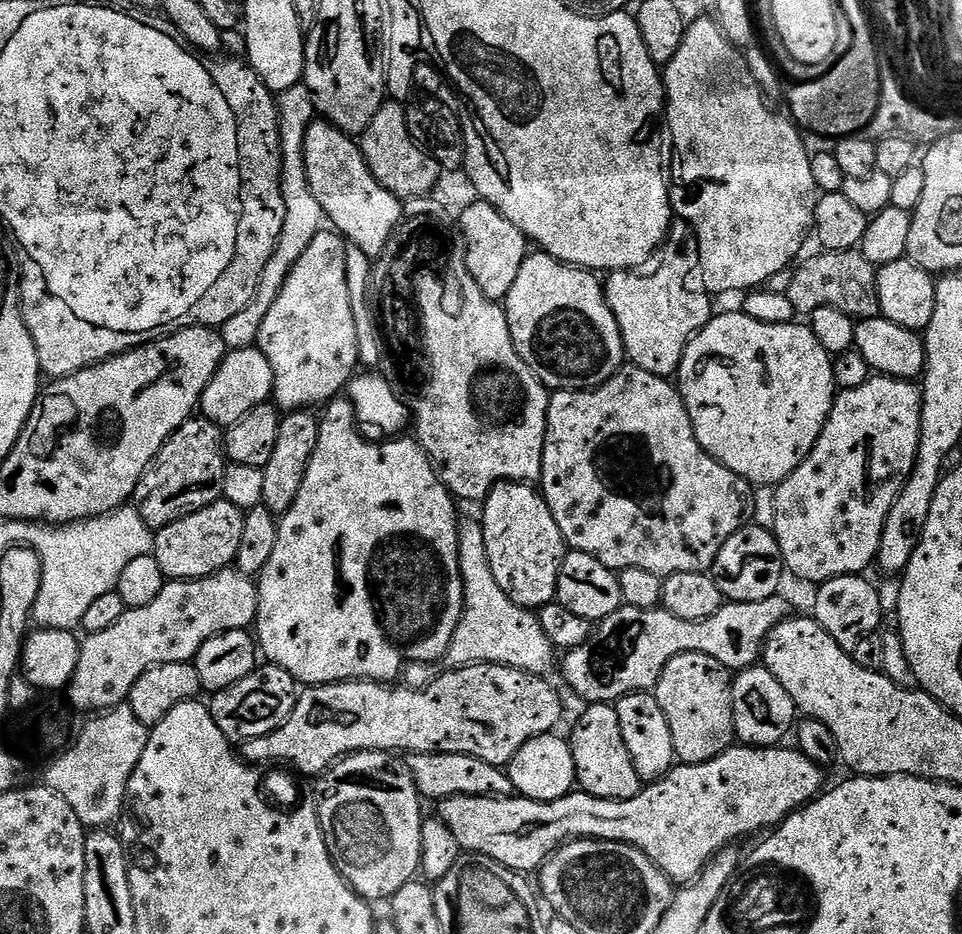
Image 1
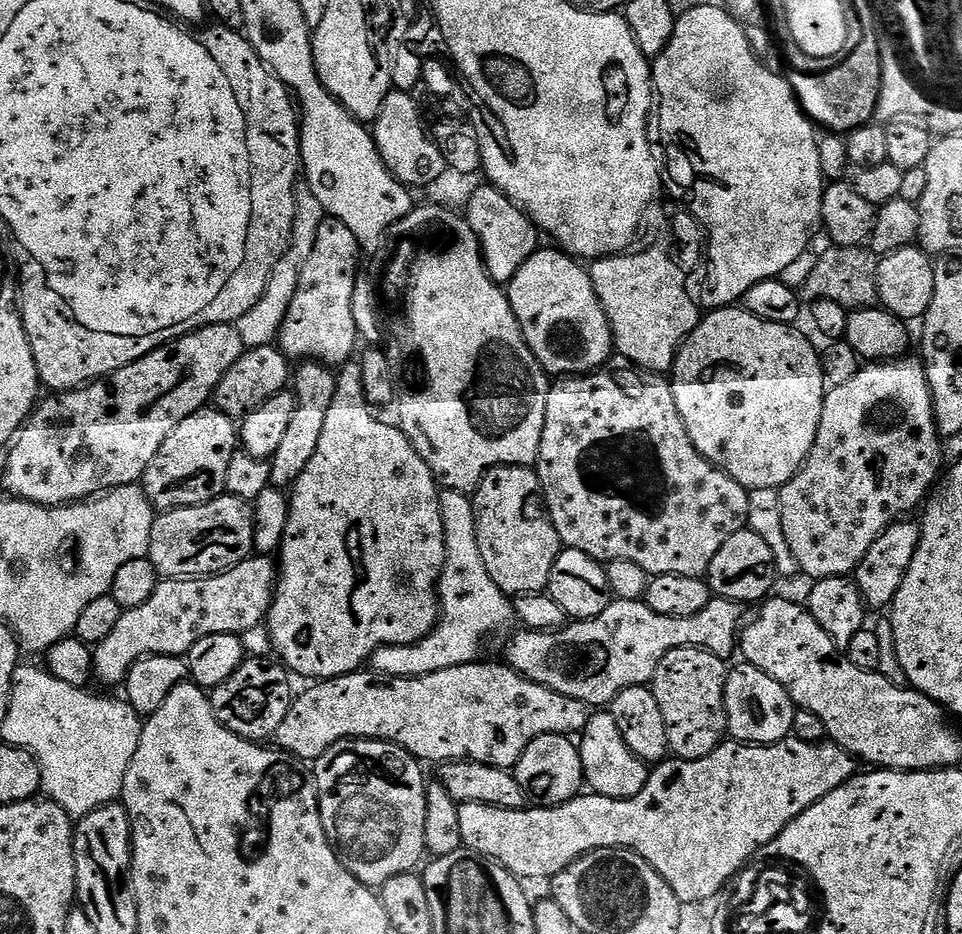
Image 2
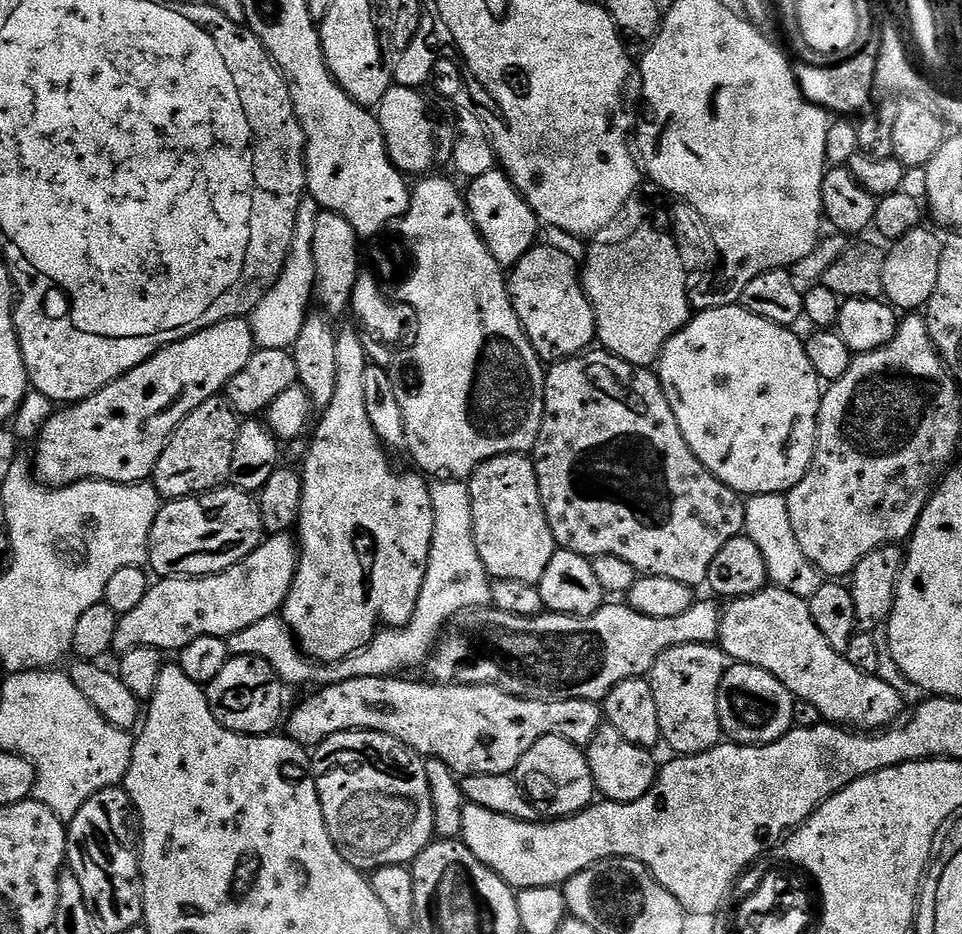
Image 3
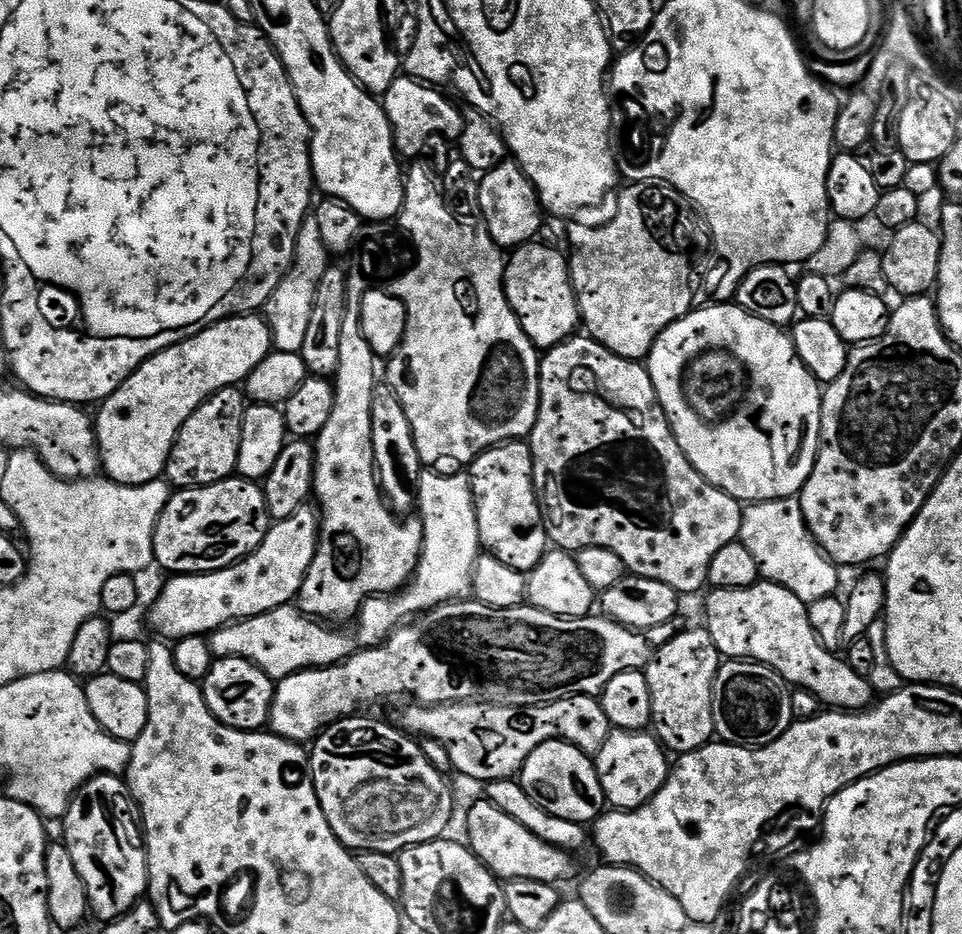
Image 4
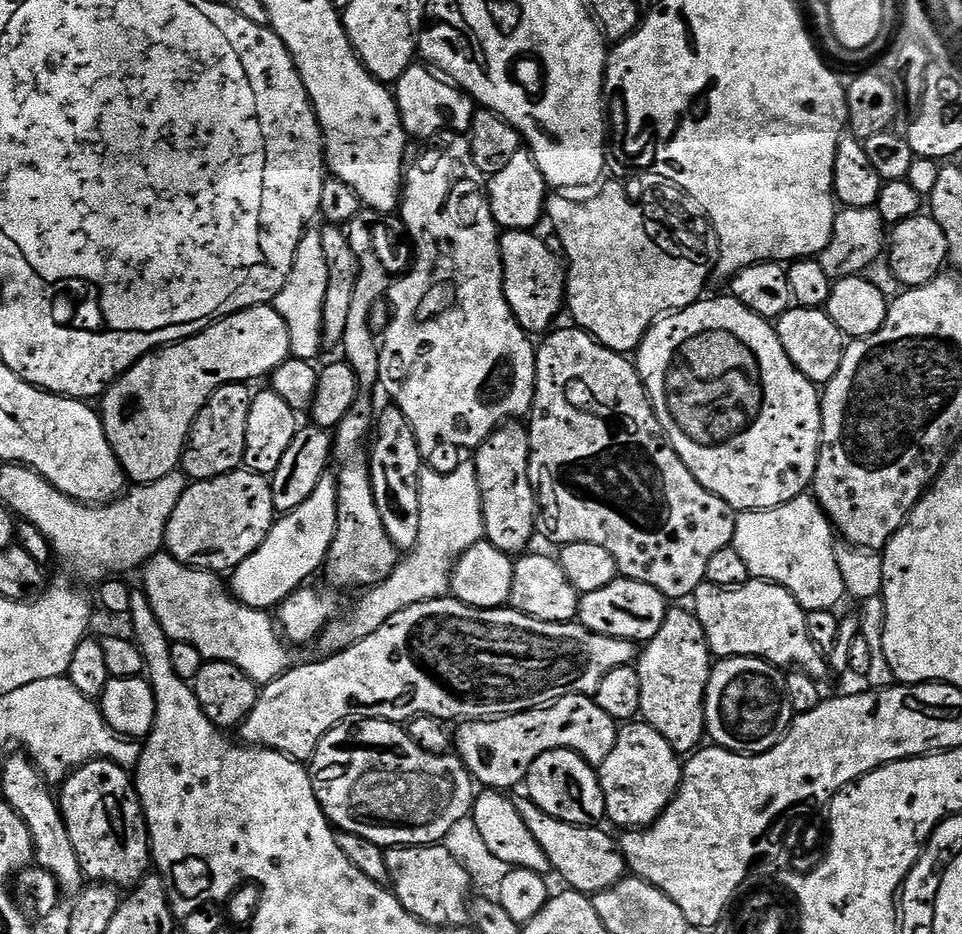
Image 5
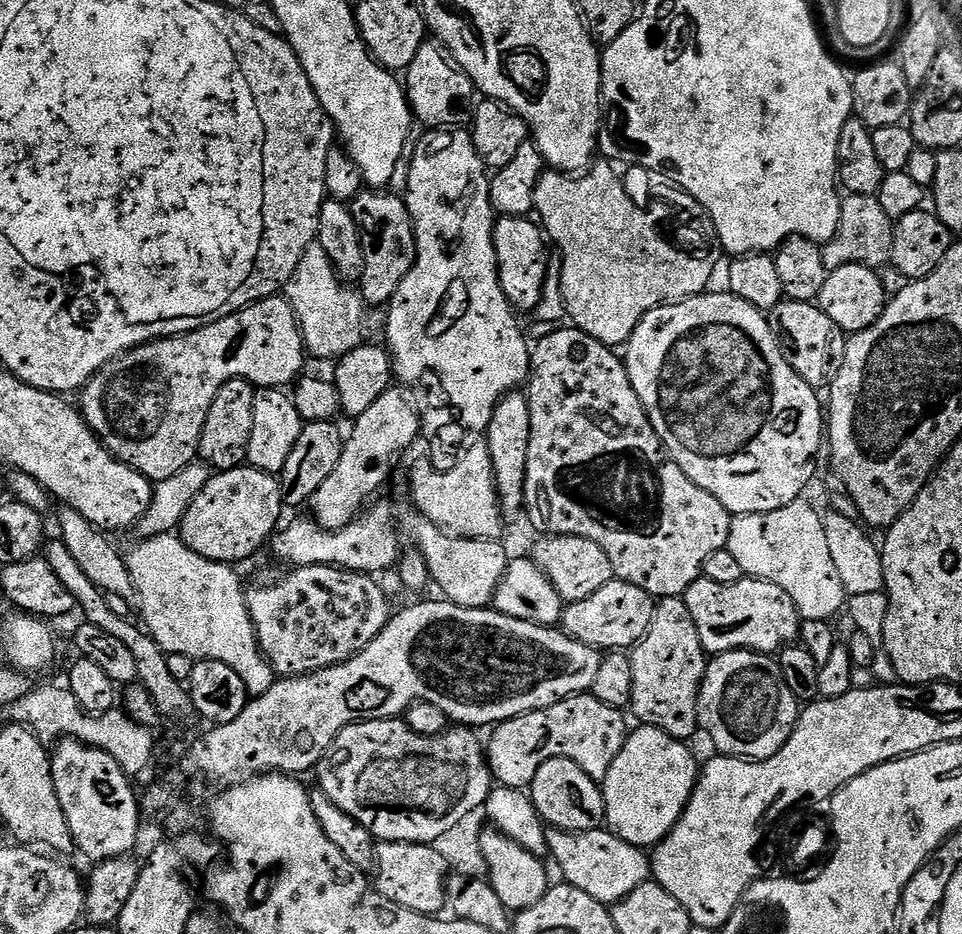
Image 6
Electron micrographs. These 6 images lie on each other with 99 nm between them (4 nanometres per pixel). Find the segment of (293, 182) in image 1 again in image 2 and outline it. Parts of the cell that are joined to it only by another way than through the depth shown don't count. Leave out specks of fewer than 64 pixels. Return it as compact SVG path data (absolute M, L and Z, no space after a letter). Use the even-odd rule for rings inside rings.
M300 186L296 189L296 217L292 227L292 241L288 244L286 254L274 266L274 270L268 279L266 290L262 298L242 318L237 320L234 327L242 338L245 349L249 348L267 348L277 343L280 328L284 325L286 310L290 310L290 302L298 290L300 281L300 271L310 258L310 250L314 248L314 238L318 234L318 226L326 219L324 208L314 198L314 194L306 186Z

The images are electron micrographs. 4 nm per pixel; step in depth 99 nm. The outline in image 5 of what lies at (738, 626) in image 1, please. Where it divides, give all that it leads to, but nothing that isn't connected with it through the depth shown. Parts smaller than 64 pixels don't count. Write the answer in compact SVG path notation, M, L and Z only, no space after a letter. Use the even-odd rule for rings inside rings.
M441 598L438 600L423 600L421 604L412 604L409 608L403 608L398 614L394 614L370 638L362 638L354 646L350 646L341 652L333 652L325 655L324 660L317 664L300 664L289 667L274 682L263 685L259 689L256 697L254 710L250 712L244 723L239 725L239 739L245 745L253 748L269 748L275 752L280 752L291 760L301 762L311 761L316 752L318 742L330 730L334 730L340 724L347 724L358 720L389 720L391 724L403 725L405 722L413 720L415 716L433 716L445 722L467 722L470 720L487 720L498 716L509 716L515 712L525 712L531 708L542 708L545 704L555 704L556 701L567 696L590 696L595 697L598 686L606 674L615 668L627 668L637 659L638 648L633 641L610 638L602 634L594 634L589 628L585 628L579 622L571 624L559 624L558 622L542 622L527 616L525 612L518 612L511 606L503 608L471 608L455 598Z

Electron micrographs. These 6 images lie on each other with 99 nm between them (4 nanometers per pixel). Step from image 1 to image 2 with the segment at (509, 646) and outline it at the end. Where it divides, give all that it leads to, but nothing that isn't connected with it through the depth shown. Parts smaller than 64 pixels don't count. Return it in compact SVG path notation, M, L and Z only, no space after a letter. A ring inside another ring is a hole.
M441 491L440 509L446 542L446 562L438 589L440 619L432 633L417 644L391 644L389 648L379 648L372 655L370 668L381 676L429 676L438 670L477 663L479 656L476 655L484 639L513 623L513 601L496 585L494 578L490 578L486 562L482 562L482 550L478 550L472 496L463 492Z

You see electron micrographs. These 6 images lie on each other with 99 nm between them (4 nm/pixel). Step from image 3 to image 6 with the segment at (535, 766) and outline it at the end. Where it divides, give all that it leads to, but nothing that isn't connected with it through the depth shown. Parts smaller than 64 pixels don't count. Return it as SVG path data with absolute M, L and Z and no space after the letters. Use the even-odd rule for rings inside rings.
M554 758L543 764L538 774L534 774L530 785L530 804L545 825L561 828L564 832L589 832L605 823L601 785L590 779L586 770L566 758Z

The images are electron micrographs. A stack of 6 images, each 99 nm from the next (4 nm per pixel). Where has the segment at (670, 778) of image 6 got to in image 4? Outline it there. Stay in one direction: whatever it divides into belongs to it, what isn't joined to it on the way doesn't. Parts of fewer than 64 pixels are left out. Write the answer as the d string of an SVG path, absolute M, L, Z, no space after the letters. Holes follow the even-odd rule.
M609 731L606 742L602 742L602 750L594 753L598 782L602 782L605 801L621 812L632 812L650 803L654 794L658 794L658 790L662 790L668 780L668 759L670 756L664 745L647 731Z

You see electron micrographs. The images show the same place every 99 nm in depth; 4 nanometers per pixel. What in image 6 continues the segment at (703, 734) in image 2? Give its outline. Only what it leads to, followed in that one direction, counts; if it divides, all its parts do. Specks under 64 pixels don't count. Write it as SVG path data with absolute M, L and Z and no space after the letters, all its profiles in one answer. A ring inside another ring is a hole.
M666 596L656 600L656 613L650 622L650 630L640 643L631 649L630 655L634 670L630 712L637 716L640 724L654 726L676 740L691 741L691 736L700 728L696 703L700 697L700 683L704 681L706 653L698 638L698 626L694 626L694 618L690 618L690 610L683 598Z

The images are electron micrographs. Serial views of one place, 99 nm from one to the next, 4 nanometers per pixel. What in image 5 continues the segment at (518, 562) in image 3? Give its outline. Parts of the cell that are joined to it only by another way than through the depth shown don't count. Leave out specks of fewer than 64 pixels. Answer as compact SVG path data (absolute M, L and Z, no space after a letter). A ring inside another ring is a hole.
M509 422L495 428L474 452L478 474L478 490L484 507L484 535L498 550L520 554L538 532L536 492L532 489L528 463L530 438L527 427L520 422Z

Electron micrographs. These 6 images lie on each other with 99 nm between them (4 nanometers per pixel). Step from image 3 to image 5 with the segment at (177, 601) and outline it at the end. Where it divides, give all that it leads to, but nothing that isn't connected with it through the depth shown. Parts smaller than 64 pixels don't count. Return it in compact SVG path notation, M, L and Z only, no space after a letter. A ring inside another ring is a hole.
M326 474L314 486L310 498L294 510L283 513L266 534L262 546L254 550L230 573L230 591L236 599L251 608L275 610L299 588L305 587L316 571L325 567L328 551L338 526L337 477Z

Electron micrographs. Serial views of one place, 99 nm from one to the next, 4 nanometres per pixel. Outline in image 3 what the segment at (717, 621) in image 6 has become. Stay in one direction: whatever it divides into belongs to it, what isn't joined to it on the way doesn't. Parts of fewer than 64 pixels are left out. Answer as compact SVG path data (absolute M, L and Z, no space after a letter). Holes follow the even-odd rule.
M769 586L753 596L733 599L729 604L732 605L723 609L718 637L719 647L723 648L729 661L758 666L774 674L774 678L778 678L778 682L782 682L796 700L810 702L810 706L816 707L818 714L829 724L849 730L884 730L901 719L900 711L905 711L906 705L898 690L894 690L894 686L886 686L886 682L877 675L867 676L862 674L862 670L854 670L844 655L836 652L830 642L822 638L822 630L818 630L818 626L814 626L814 618L810 618L806 600Z

